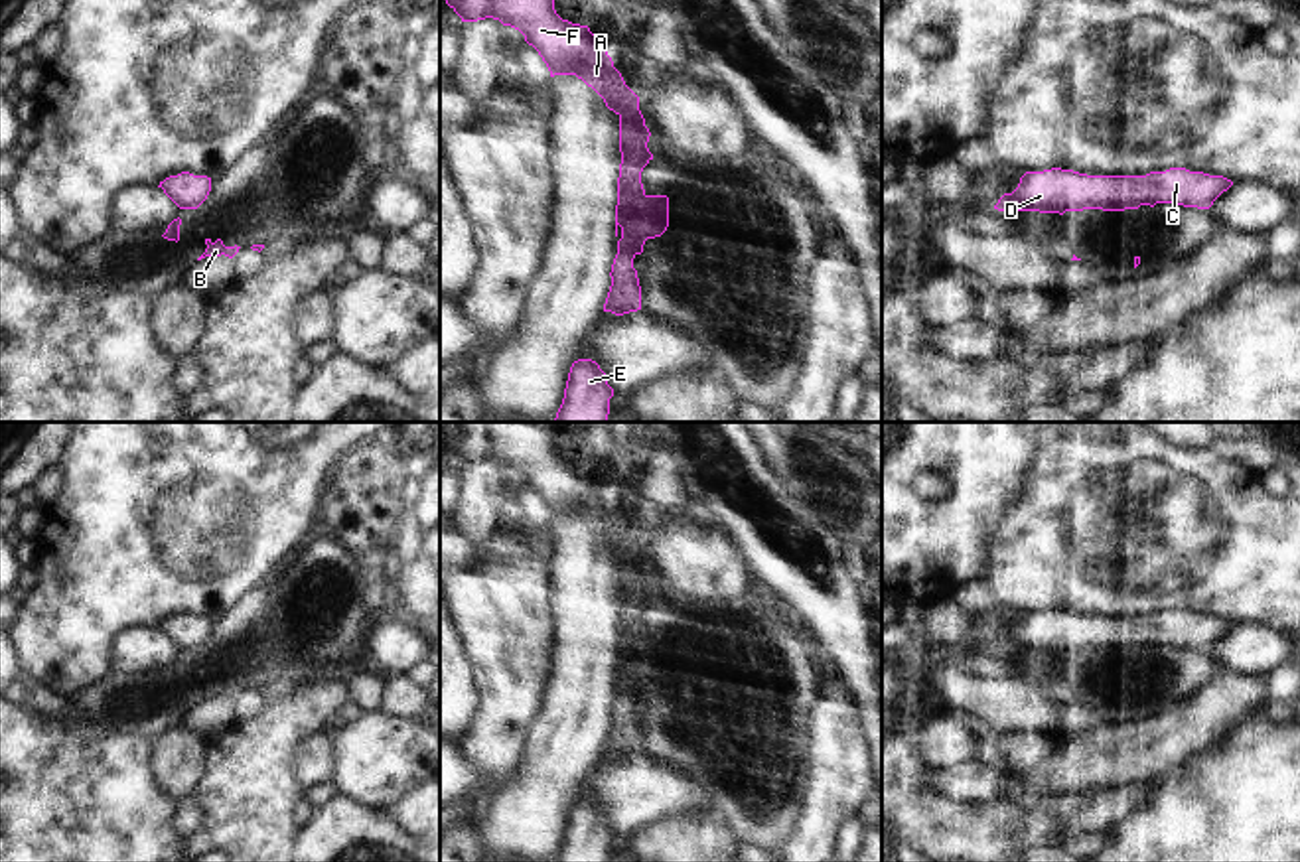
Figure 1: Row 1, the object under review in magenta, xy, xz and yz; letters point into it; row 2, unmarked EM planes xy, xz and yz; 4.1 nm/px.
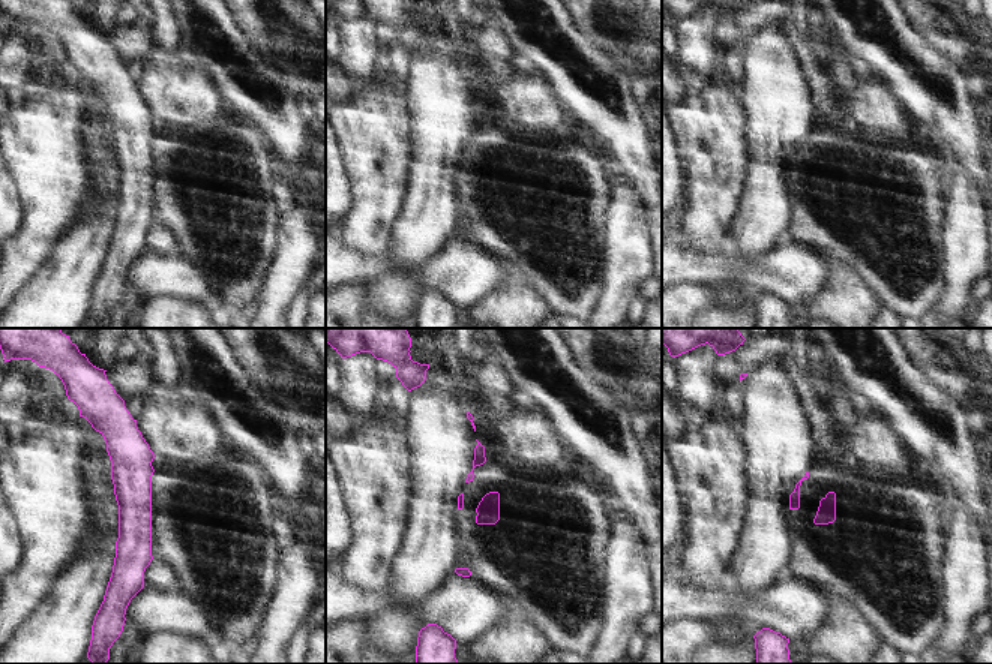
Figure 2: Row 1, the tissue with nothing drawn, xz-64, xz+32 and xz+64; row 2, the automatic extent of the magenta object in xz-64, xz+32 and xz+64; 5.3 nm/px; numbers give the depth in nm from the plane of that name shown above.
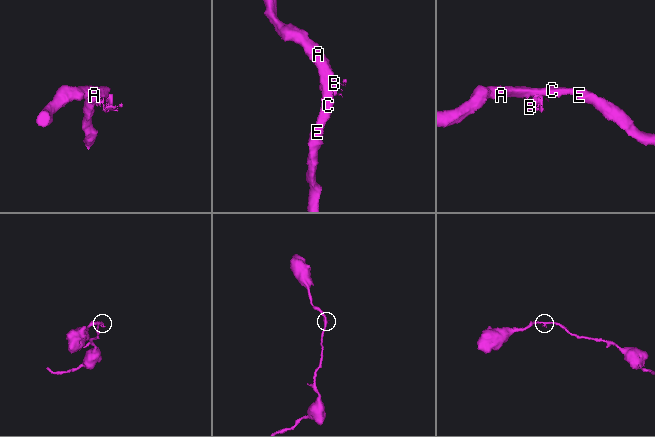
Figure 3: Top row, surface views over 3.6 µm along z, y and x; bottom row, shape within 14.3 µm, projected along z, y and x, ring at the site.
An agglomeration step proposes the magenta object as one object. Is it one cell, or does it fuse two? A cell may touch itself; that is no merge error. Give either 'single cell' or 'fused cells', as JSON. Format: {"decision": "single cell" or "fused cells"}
{"decision": "fused cells"}

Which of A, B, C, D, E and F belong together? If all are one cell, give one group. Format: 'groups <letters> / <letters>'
groups A C D E F / B

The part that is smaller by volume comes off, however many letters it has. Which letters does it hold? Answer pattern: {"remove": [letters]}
{"remove": ["B"]}

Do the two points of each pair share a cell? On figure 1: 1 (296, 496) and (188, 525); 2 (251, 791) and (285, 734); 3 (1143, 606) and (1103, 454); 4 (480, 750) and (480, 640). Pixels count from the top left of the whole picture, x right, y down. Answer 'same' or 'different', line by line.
1: same
2: same
3: same
4: same

